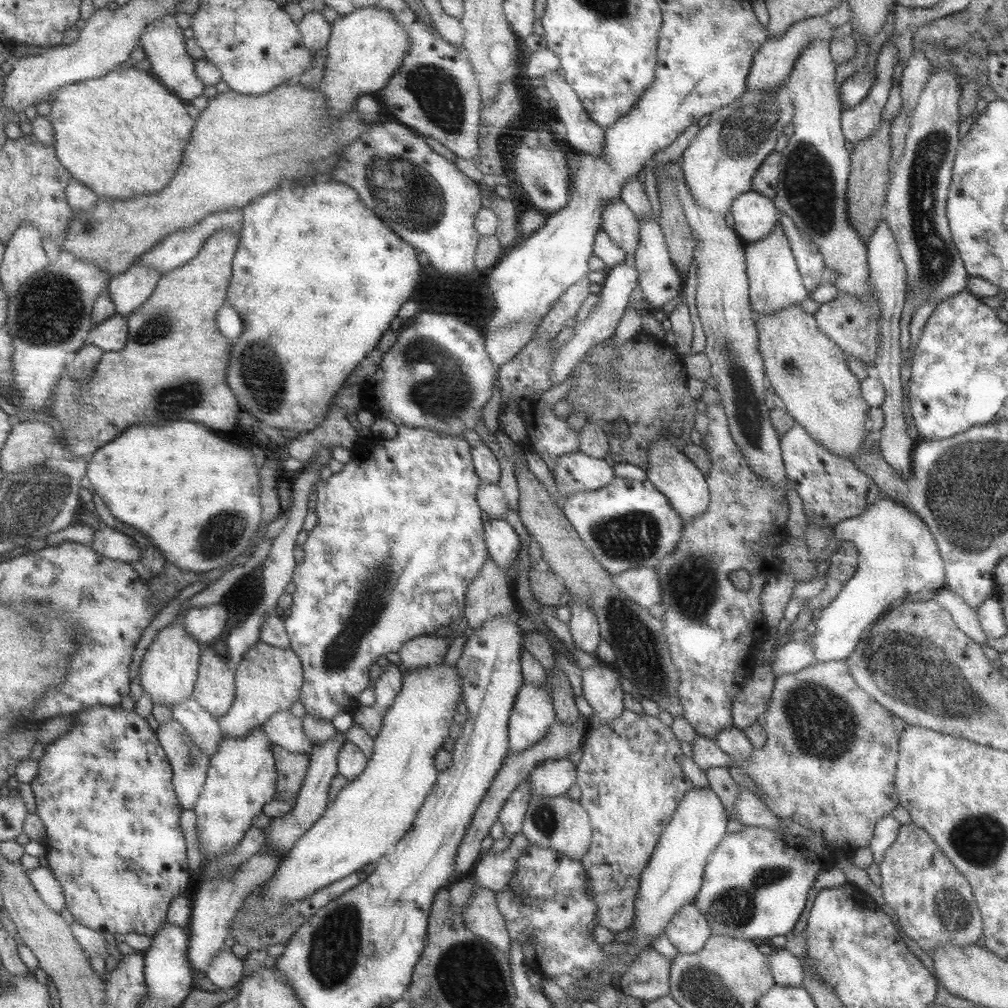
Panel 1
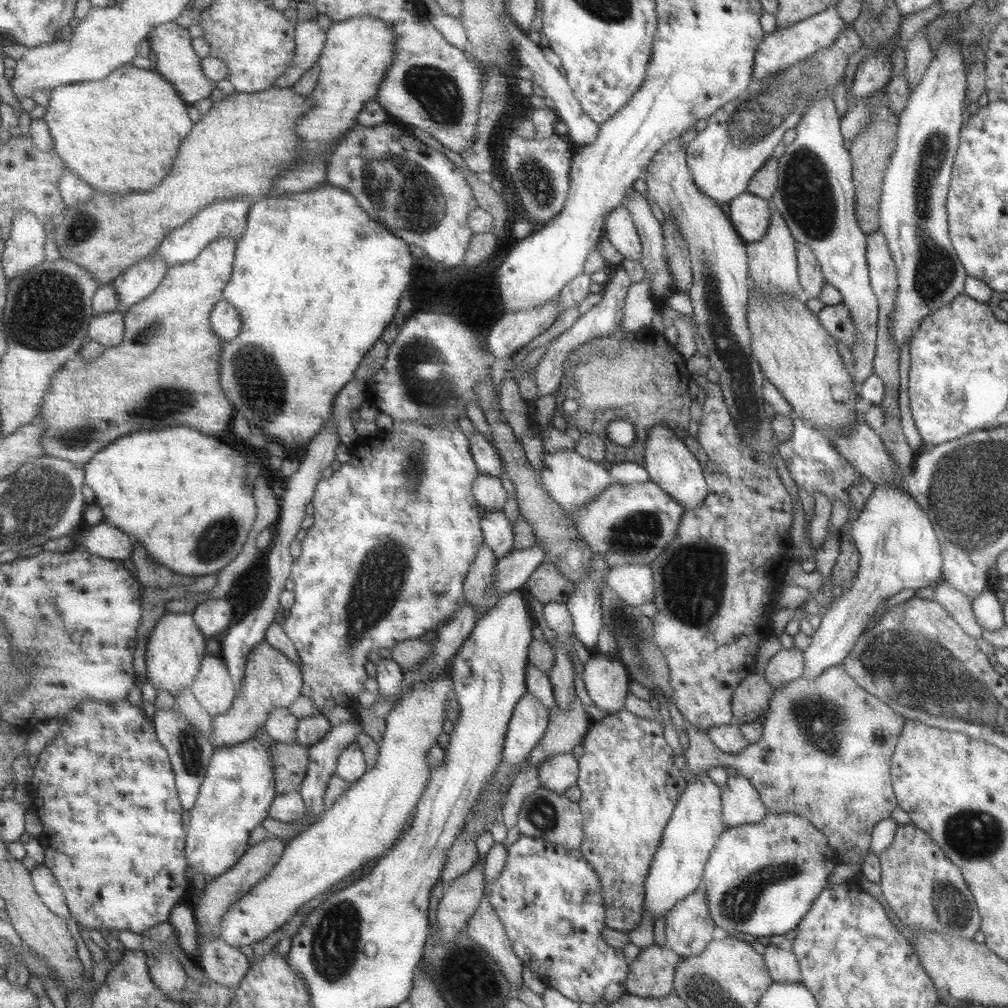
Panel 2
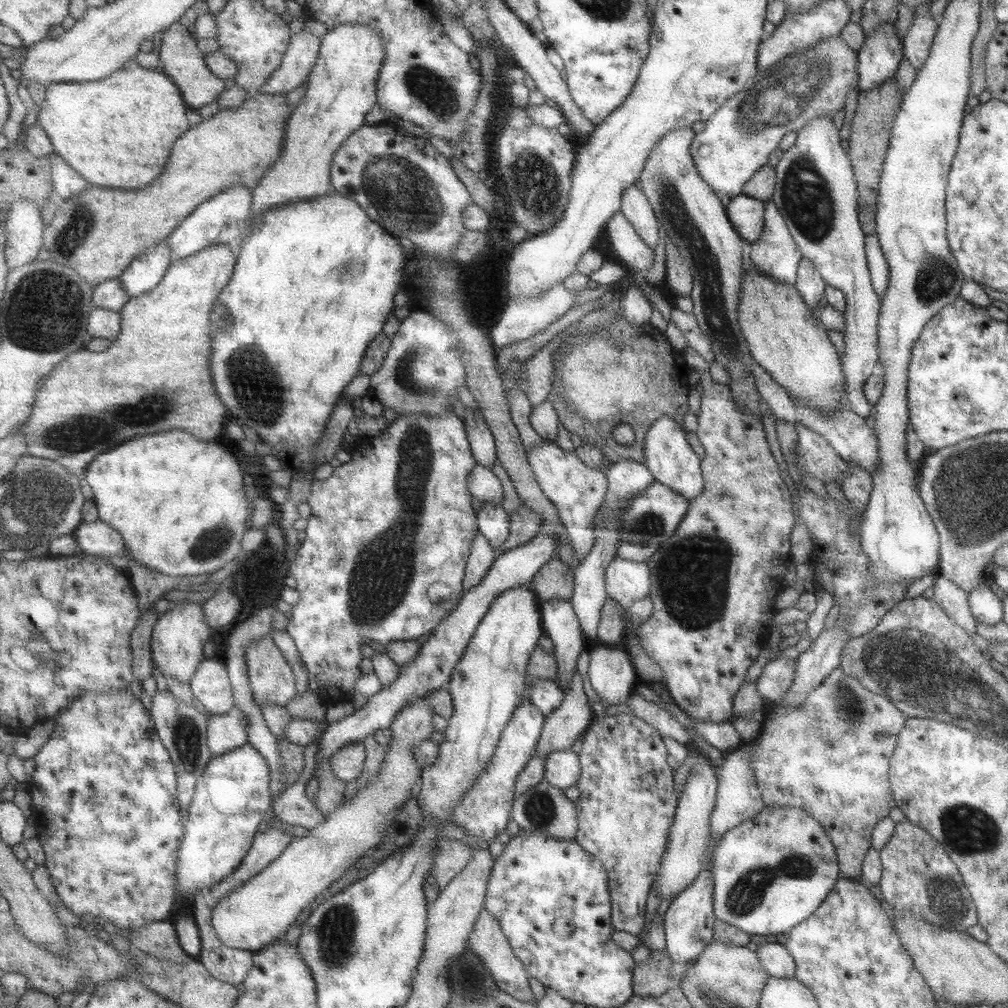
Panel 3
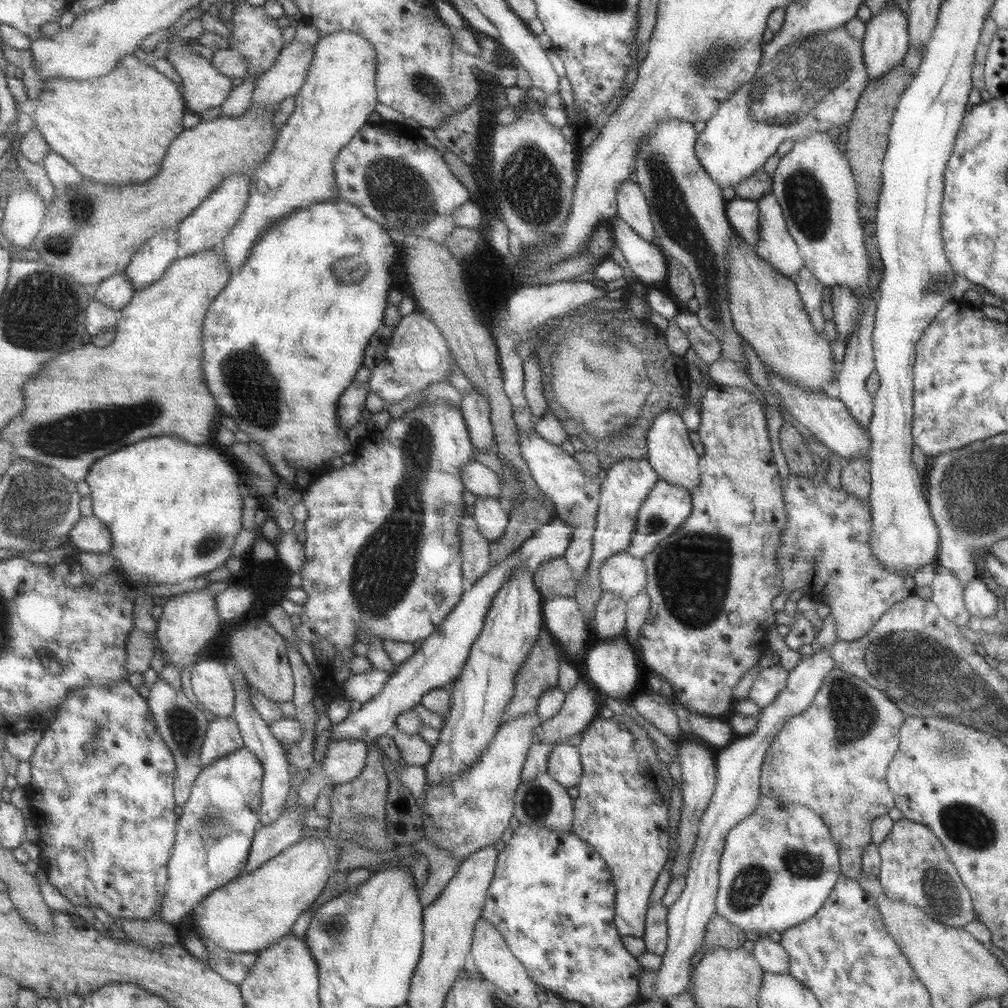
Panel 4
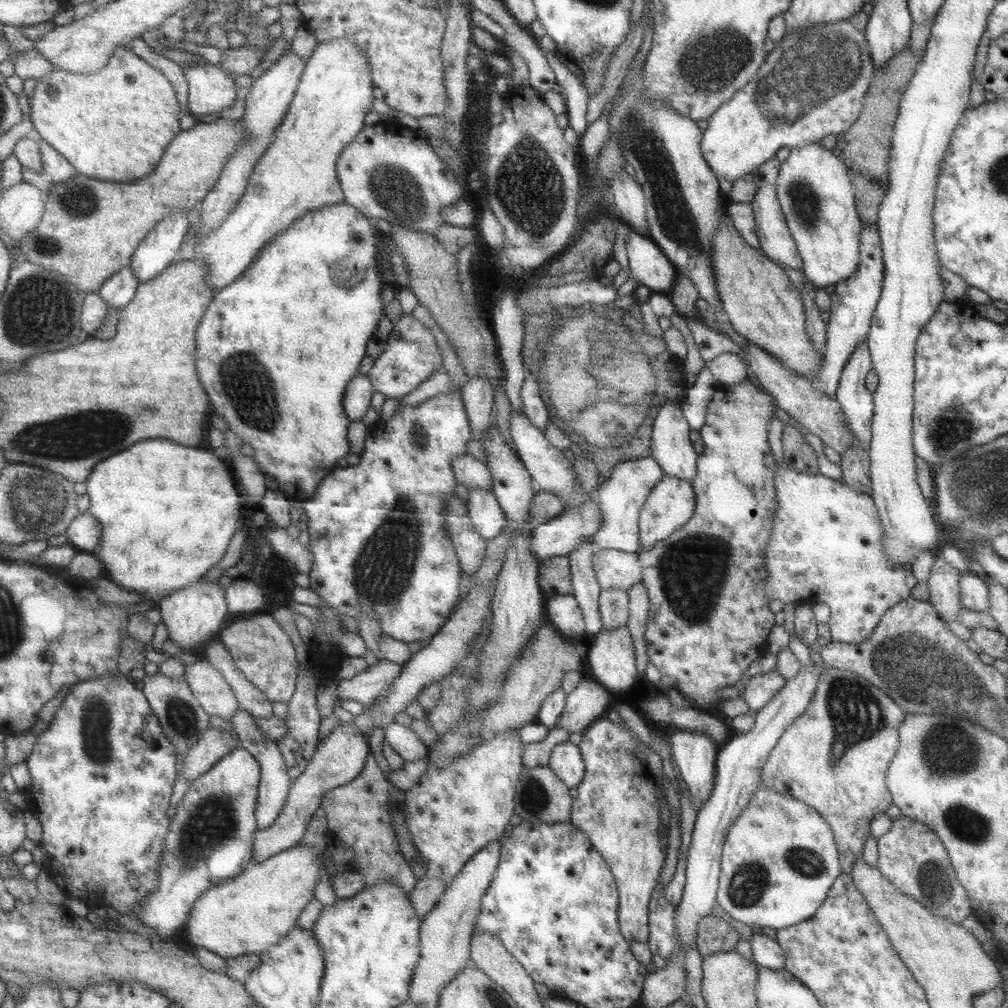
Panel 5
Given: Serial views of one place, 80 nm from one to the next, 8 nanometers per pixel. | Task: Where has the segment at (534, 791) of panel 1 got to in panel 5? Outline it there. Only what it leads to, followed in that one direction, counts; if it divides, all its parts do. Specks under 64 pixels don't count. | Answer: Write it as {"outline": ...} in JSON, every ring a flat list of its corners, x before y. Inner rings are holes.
{"outline":[[569,740,553,748,548,765,568,788,577,787,585,775,585,762,581,750]]}

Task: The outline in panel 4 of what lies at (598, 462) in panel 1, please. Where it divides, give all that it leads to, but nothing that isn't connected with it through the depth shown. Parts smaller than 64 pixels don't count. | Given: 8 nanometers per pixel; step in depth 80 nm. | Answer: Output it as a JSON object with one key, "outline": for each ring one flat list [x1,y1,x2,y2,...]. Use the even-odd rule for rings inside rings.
{"outline":[[519,430,519,439,522,456,532,473,534,482,544,496,554,503,557,510,556,516,571,526,570,546,563,558,572,568,577,586,580,586,580,580,586,576,588,564,593,556,593,534,597,525,601,481,597,476,594,480,587,477,581,464,573,456,568,455,561,446,542,438,535,430,531,432]]}

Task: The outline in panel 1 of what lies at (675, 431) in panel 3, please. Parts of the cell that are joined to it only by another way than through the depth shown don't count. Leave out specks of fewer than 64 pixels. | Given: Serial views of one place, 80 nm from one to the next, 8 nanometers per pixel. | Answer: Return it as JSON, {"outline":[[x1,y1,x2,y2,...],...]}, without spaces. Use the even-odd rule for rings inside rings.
{"outline":[[665,438,651,445,647,479,656,487,656,490,668,497,668,502,678,513,683,525,692,522,707,511,711,501,707,478,684,452,678,450]]}

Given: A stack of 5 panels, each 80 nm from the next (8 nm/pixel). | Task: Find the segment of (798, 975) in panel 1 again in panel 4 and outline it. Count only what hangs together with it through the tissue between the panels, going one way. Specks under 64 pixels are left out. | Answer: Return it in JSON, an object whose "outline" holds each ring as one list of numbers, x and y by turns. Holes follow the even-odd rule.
{"outline":[[766,937,754,942,753,955,763,972,786,974,790,970,790,955,776,937]]}

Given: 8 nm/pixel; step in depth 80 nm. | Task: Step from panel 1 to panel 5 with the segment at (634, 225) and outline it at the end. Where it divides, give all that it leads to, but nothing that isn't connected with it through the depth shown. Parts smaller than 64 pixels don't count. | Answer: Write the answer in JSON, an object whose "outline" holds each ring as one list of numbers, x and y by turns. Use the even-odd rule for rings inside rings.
{"outline":[[630,229,626,250,632,276,636,278,643,294,668,294,674,284,677,269,662,249,651,238]]}

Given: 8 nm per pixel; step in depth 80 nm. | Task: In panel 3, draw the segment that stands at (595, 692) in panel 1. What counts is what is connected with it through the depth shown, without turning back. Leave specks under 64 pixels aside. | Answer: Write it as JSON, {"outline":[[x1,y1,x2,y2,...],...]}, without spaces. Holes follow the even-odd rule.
{"outline":[[597,645,589,649,588,678,602,704,626,703,639,683,630,655,623,645]]}

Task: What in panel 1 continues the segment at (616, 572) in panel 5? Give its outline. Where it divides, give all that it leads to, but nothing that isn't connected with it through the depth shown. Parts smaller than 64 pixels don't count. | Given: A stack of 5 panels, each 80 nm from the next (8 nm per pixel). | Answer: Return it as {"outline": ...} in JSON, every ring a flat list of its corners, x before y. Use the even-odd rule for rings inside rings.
{"outline":[[640,567,612,575,615,586,630,600,644,609,650,609,662,602,660,578,654,568]]}

